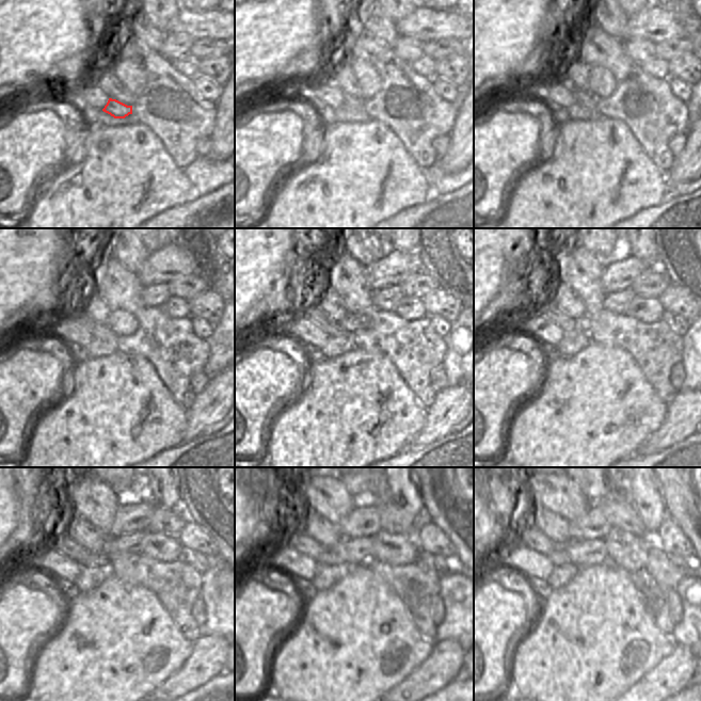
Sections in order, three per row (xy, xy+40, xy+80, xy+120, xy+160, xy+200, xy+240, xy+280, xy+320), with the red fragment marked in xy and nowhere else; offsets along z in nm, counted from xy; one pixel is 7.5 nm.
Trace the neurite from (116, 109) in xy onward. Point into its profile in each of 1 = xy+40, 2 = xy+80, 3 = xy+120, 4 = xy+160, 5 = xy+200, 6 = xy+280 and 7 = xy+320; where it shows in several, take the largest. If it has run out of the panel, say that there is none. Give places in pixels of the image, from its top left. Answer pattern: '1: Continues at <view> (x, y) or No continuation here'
1: Continues at xy+40 (352, 109)
2: Continues at xy+80 (585, 107)
3: Continues at xy+120 (104, 341)
4: Continues at xy+160 (341, 343)
5: Continues at xy+200 (572, 343)
6: Continues at xy+280 (327, 575)
7: Continues at xy+320 (560, 574).

